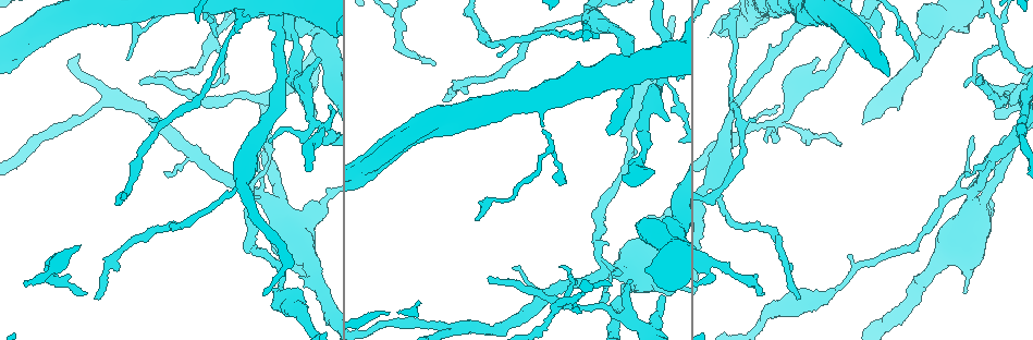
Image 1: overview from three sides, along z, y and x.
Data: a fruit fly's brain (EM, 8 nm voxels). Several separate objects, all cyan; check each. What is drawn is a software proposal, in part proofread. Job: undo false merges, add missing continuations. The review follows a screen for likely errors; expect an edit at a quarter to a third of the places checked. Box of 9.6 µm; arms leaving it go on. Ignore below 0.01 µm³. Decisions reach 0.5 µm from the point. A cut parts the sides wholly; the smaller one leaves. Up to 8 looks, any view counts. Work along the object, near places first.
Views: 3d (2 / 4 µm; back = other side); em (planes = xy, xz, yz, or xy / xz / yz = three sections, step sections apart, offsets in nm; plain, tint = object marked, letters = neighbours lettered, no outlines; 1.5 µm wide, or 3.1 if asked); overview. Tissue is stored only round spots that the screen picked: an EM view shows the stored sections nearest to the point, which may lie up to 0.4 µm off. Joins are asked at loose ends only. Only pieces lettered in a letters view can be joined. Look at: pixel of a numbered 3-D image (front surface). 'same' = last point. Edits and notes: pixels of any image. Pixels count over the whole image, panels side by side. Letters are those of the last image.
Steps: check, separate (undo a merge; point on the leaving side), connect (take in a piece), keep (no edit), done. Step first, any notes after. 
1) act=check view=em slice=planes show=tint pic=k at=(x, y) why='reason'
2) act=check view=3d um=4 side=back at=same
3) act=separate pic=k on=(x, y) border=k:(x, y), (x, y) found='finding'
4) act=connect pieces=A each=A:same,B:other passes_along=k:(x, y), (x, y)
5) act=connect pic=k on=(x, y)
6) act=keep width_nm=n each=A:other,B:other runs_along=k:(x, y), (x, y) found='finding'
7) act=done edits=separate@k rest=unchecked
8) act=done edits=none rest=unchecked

act=check view=3d um=4 side=back pic=1 at=(95, 297) why='free end'

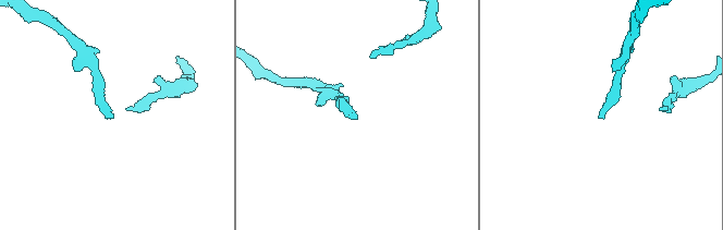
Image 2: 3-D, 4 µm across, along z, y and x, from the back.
act=check view=em slice=planes show=letters pic=2 at=(356, 118) why='shape alone is not enough'

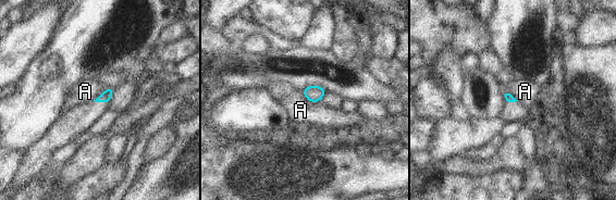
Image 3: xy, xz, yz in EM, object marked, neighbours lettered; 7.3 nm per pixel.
act=keep each=A:other border=3:(302, 91), (309, 100), (319, 101) found='none of them fits'

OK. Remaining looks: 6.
act=check view=em slice=yz step=4 show=tint pic=1 at=(767, 140) why='an open end'

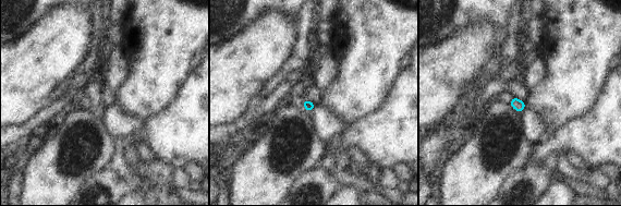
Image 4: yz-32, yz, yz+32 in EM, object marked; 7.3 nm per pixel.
act=check view=em slice=planes show=letters at=same

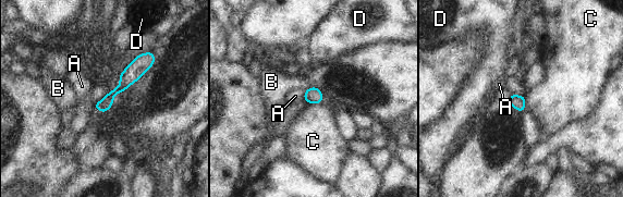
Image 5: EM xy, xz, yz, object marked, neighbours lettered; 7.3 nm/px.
act=keep each=A:other,B:other,C:other,D:other border=5:(308, 102), (320, 103) found='no lettered piece goes on from it'

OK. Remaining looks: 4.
act=check view=em slice=planes show=letters pic=1 at=(236, 9) why='long arm stops here'

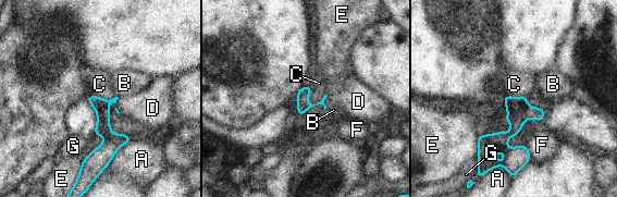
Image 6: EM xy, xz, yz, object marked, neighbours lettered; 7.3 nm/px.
act=keep each=A:other,B:other,C:other,D:other,E:other,F:other,G:other border=6:(310, 85), (308, 101), (316, 105) found='none of them fits'

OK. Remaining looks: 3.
act=done edits=none rest=unchecked

